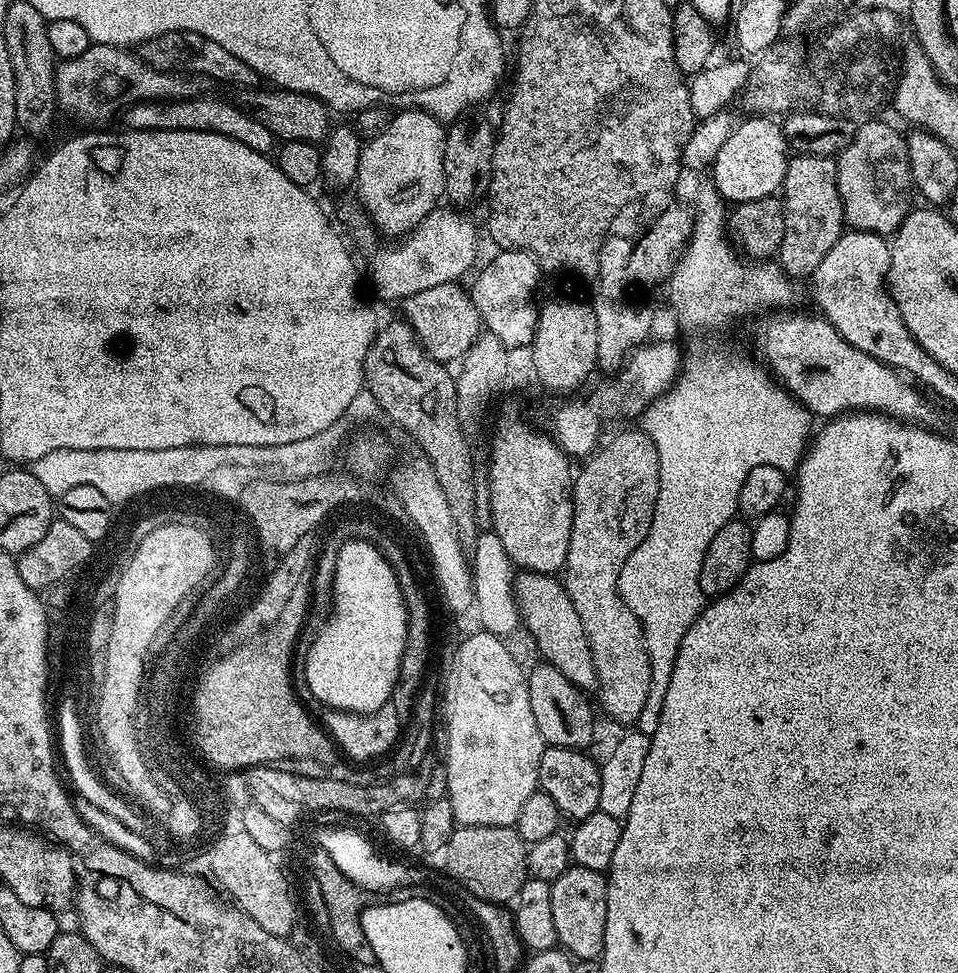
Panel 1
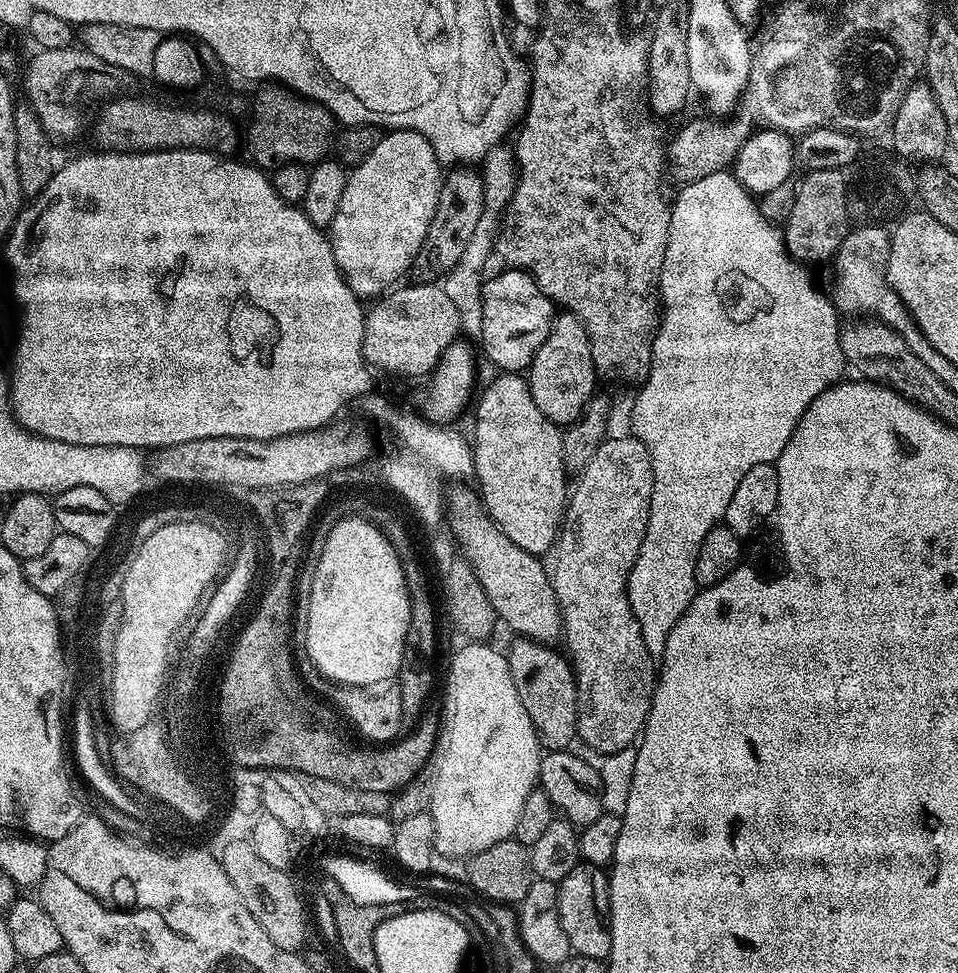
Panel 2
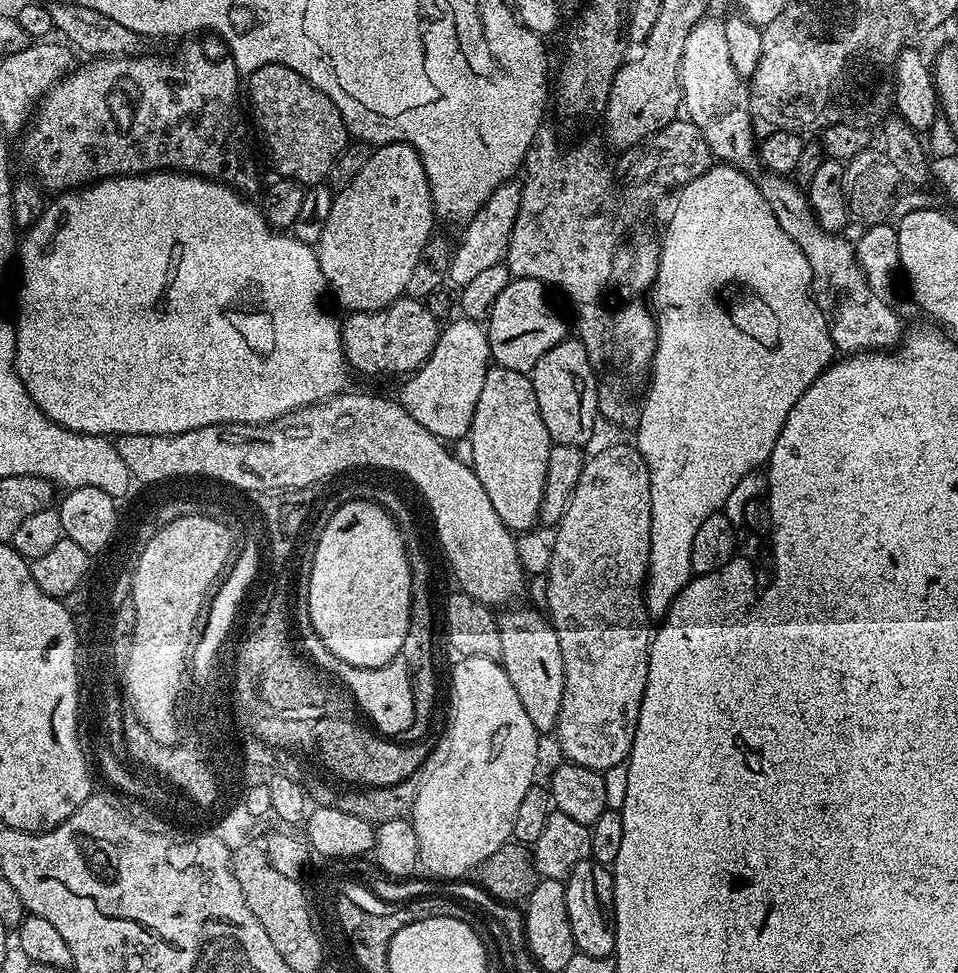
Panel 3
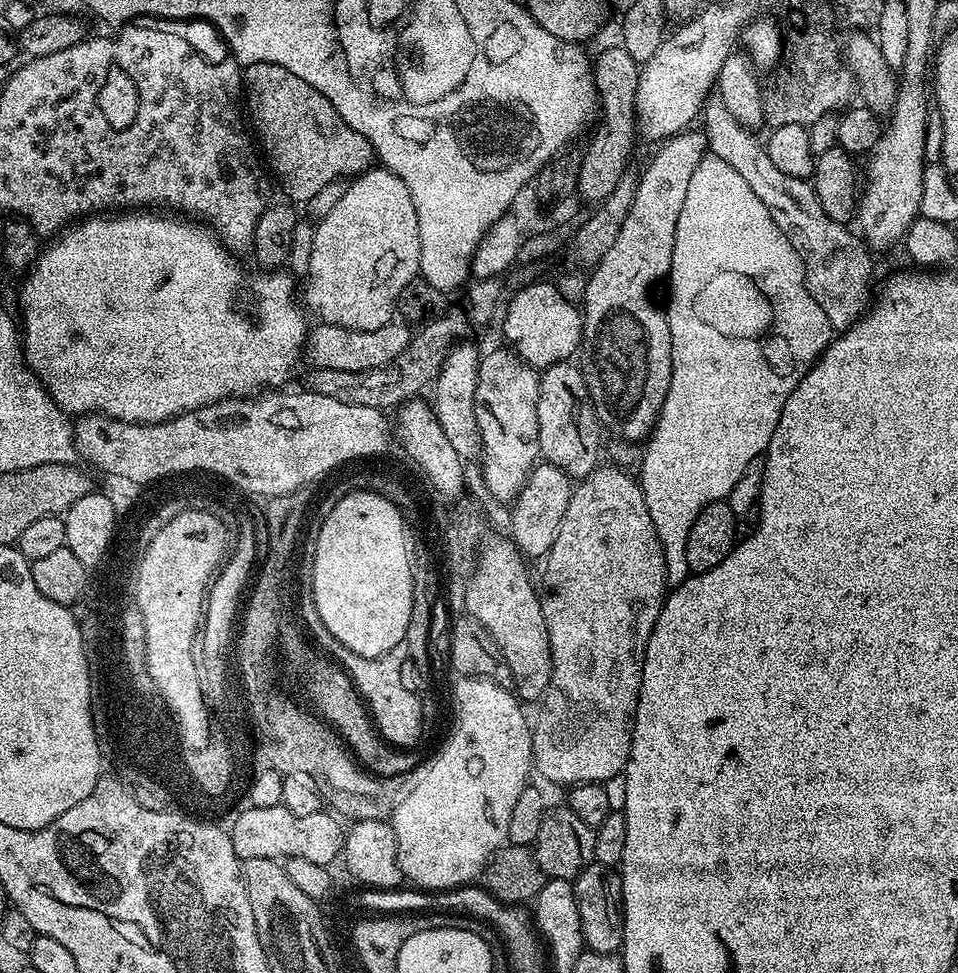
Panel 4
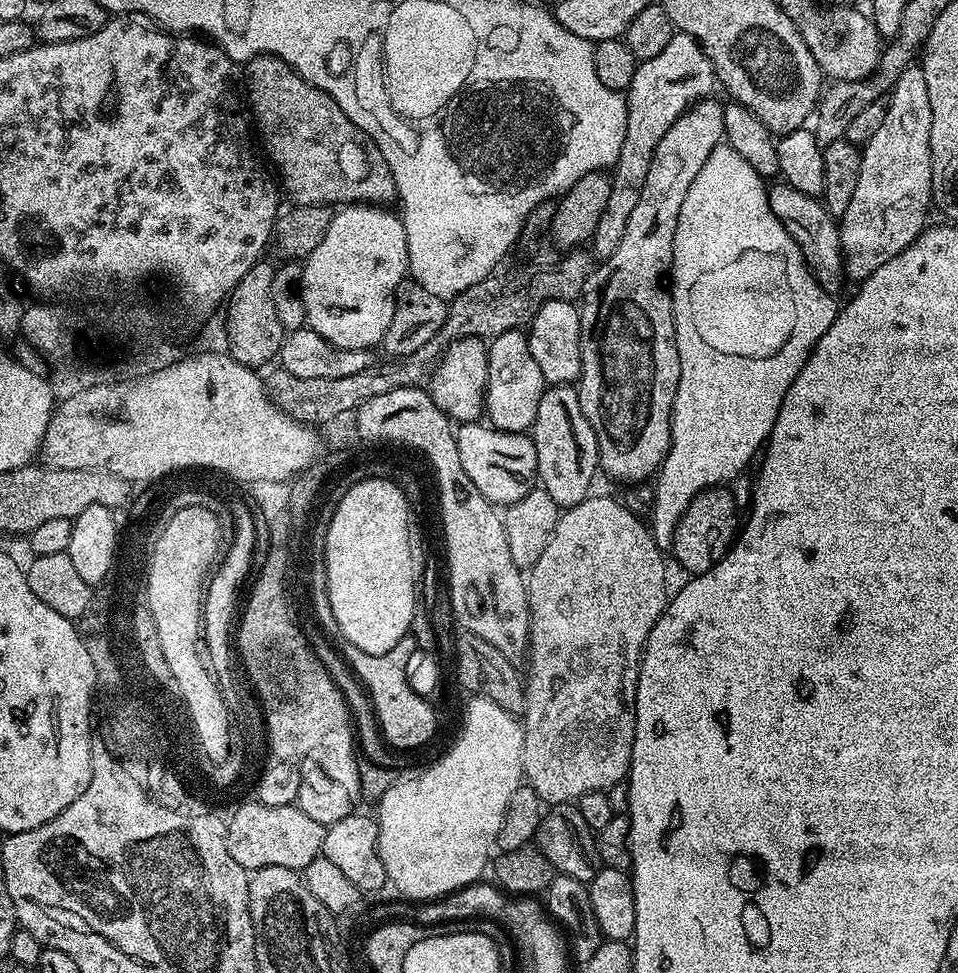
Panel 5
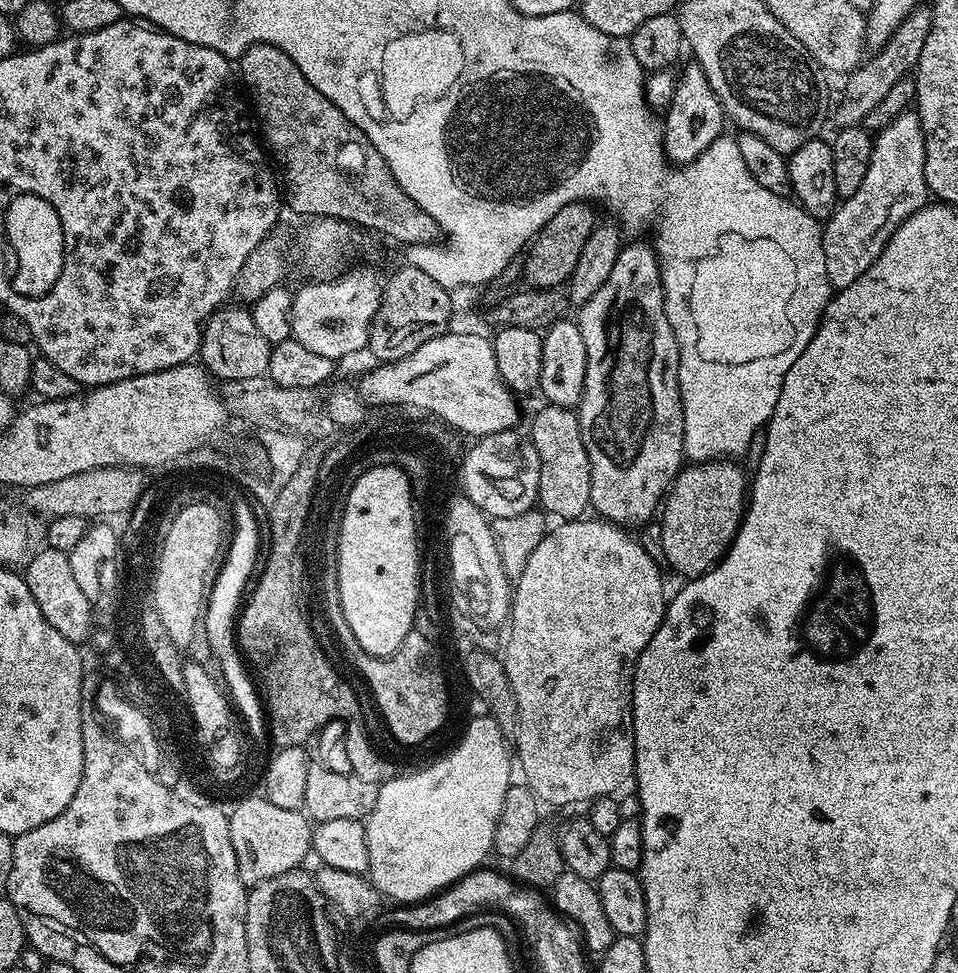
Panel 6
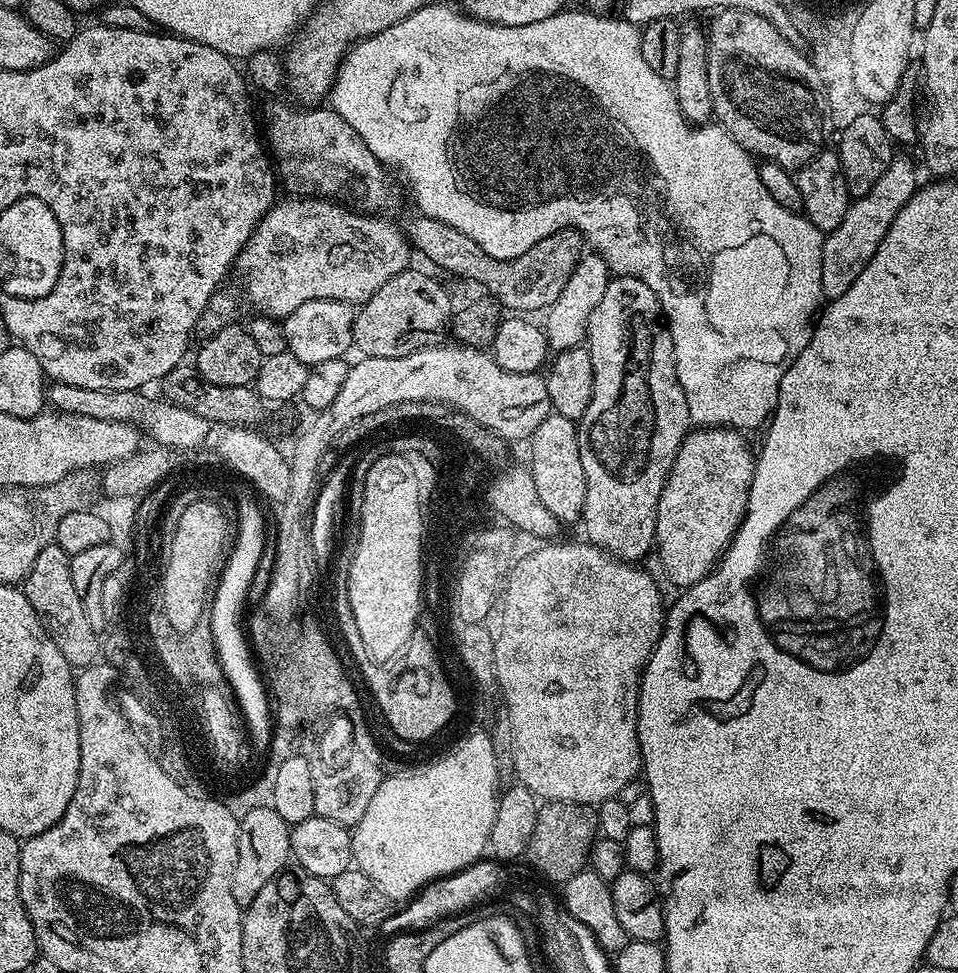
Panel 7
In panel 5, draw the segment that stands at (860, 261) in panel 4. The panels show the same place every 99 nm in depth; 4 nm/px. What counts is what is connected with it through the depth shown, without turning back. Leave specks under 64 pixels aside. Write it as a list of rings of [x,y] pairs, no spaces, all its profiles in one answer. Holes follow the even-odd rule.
[[[777,182],[768,188],[768,201],[774,214],[786,226],[786,230],[794,238],[794,242],[802,250],[805,262],[812,269],[816,280],[825,292],[835,293],[840,283],[845,283],[844,255],[840,249],[839,223],[828,213],[828,209],[817,197],[804,194],[802,190],[794,190],[794,186]]]

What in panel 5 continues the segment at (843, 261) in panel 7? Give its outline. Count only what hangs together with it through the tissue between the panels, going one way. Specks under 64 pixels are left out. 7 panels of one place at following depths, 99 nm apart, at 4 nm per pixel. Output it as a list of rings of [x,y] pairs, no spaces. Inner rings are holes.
[[[913,62],[908,65],[906,70],[902,70],[902,74],[887,97],[886,103],[888,109],[886,110],[886,118],[882,121],[882,127],[874,133],[874,138],[870,138],[868,144],[863,145],[860,154],[862,170],[858,174],[858,186],[854,189],[854,195],[850,198],[850,206],[846,206],[846,214],[839,217],[838,220],[840,226],[840,249],[844,255],[844,275],[849,281],[853,280],[853,282],[865,280],[870,274],[874,274],[874,270],[878,270],[878,266],[890,262],[890,258],[902,254],[902,250],[906,250],[906,246],[913,244],[929,223],[928,207],[931,209],[934,204],[932,199],[932,155],[928,145],[930,142],[930,122],[932,121],[930,118],[930,94],[926,94],[926,74],[919,63]]]

